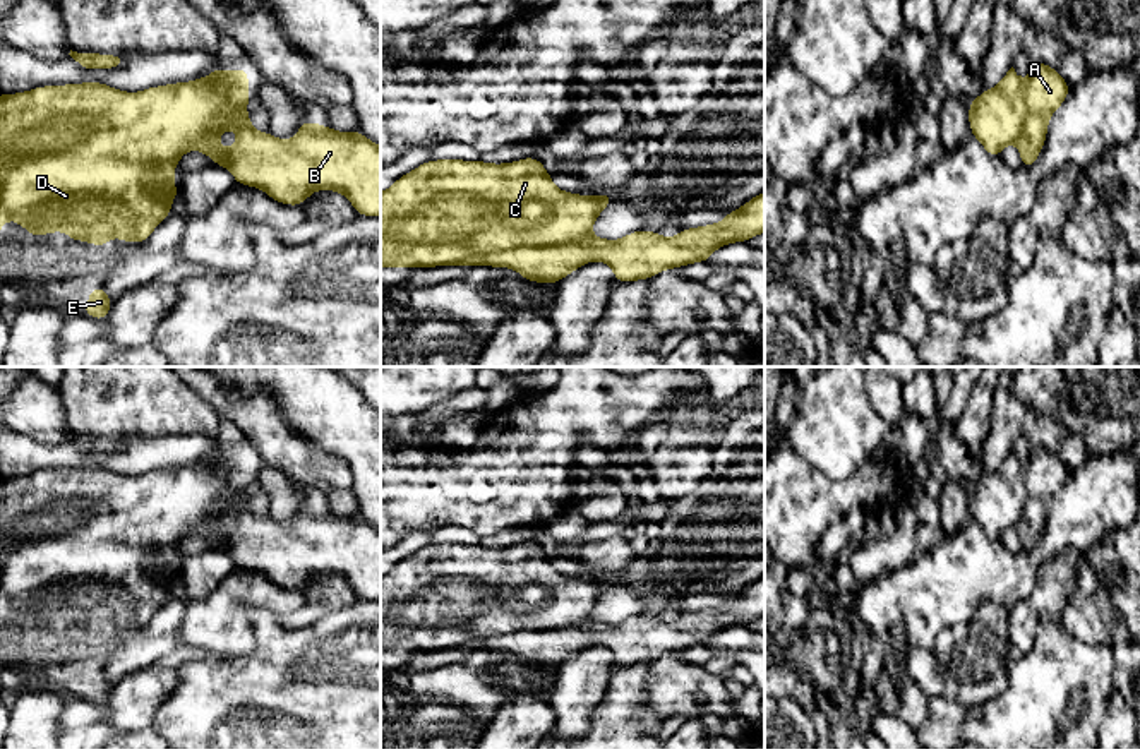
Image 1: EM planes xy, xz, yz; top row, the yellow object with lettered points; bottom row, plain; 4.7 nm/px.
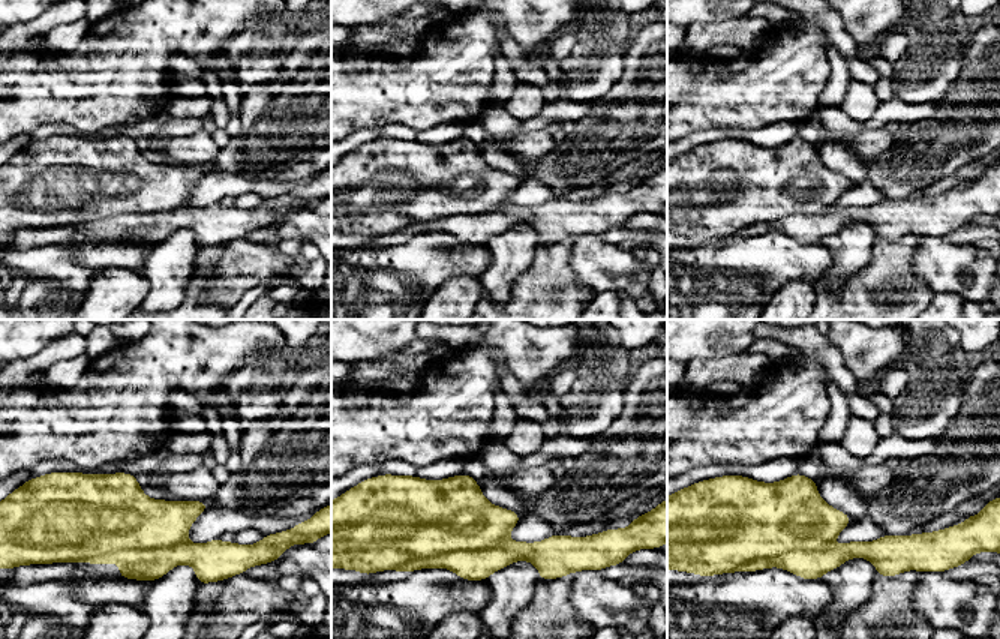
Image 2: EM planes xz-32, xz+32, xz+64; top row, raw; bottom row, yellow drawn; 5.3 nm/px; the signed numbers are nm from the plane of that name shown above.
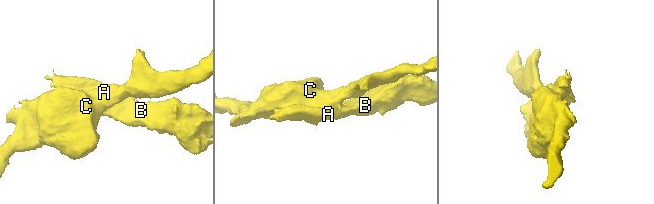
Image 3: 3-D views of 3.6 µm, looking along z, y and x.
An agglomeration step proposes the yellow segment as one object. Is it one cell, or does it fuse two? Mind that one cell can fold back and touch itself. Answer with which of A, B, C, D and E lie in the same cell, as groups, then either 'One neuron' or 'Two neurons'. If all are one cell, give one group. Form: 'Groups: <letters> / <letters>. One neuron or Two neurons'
Groups: A B / C D E. Two neurons

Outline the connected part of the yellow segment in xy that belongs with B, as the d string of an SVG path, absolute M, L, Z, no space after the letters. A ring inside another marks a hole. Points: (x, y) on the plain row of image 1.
M247 492L223 494L209 518L197 524L192 533L213 542L214 550L228 552L237 569L261 572L267 581L285 590L303 590L315 574L336 574L351 586L358 600L381 600L381 530L367 523L358 512L338 516L329 509L317 509L305 502L298 516L283 524L269 514L257 516L250 507ZM228 512L238 516L238 524L223 533L218 521Z

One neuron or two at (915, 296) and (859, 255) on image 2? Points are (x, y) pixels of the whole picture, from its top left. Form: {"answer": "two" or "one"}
{"answer": "two"}

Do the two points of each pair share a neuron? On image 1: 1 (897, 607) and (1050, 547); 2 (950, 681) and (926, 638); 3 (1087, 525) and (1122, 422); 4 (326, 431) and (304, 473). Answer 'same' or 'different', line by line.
1: same
2: different
3: different
4: different

